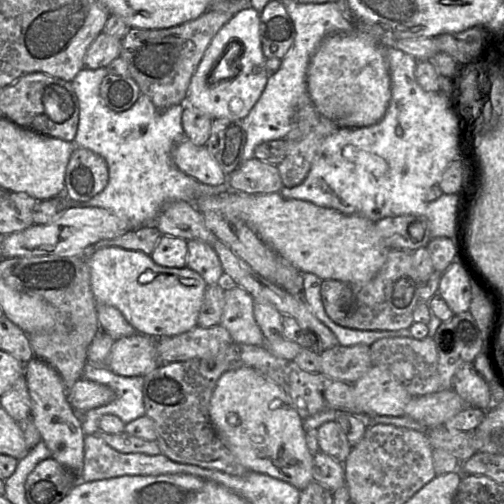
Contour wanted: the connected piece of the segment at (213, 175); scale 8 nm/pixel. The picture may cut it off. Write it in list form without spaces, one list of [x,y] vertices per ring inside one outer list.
[[[184,138],[173,151],[176,166],[186,175],[210,186],[225,184],[227,177],[206,146],[197,146]]]

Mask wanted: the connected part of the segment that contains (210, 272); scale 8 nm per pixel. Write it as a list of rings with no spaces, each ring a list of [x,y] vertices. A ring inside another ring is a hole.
[[[189,240],[187,248],[186,267],[199,273],[208,286],[222,282],[224,271],[219,257],[211,245],[200,240]]]

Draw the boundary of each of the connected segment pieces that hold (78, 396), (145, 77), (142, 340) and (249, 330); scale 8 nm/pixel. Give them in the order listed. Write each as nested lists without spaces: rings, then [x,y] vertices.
[[[86,379],[78,380],[66,393],[71,407],[81,414],[115,399],[115,393],[110,387]]]
[[[207,11],[184,24],[165,29],[131,28],[122,38],[120,57],[129,68],[130,76],[142,94],[163,111],[182,104],[187,96],[191,78],[213,37],[234,15],[228,12]]]
[[[136,333],[115,340],[106,367],[124,377],[148,375],[159,367],[157,339]]]
[[[238,285],[225,287],[220,325],[228,330],[233,342],[265,346],[265,338],[254,317],[254,299]]]

